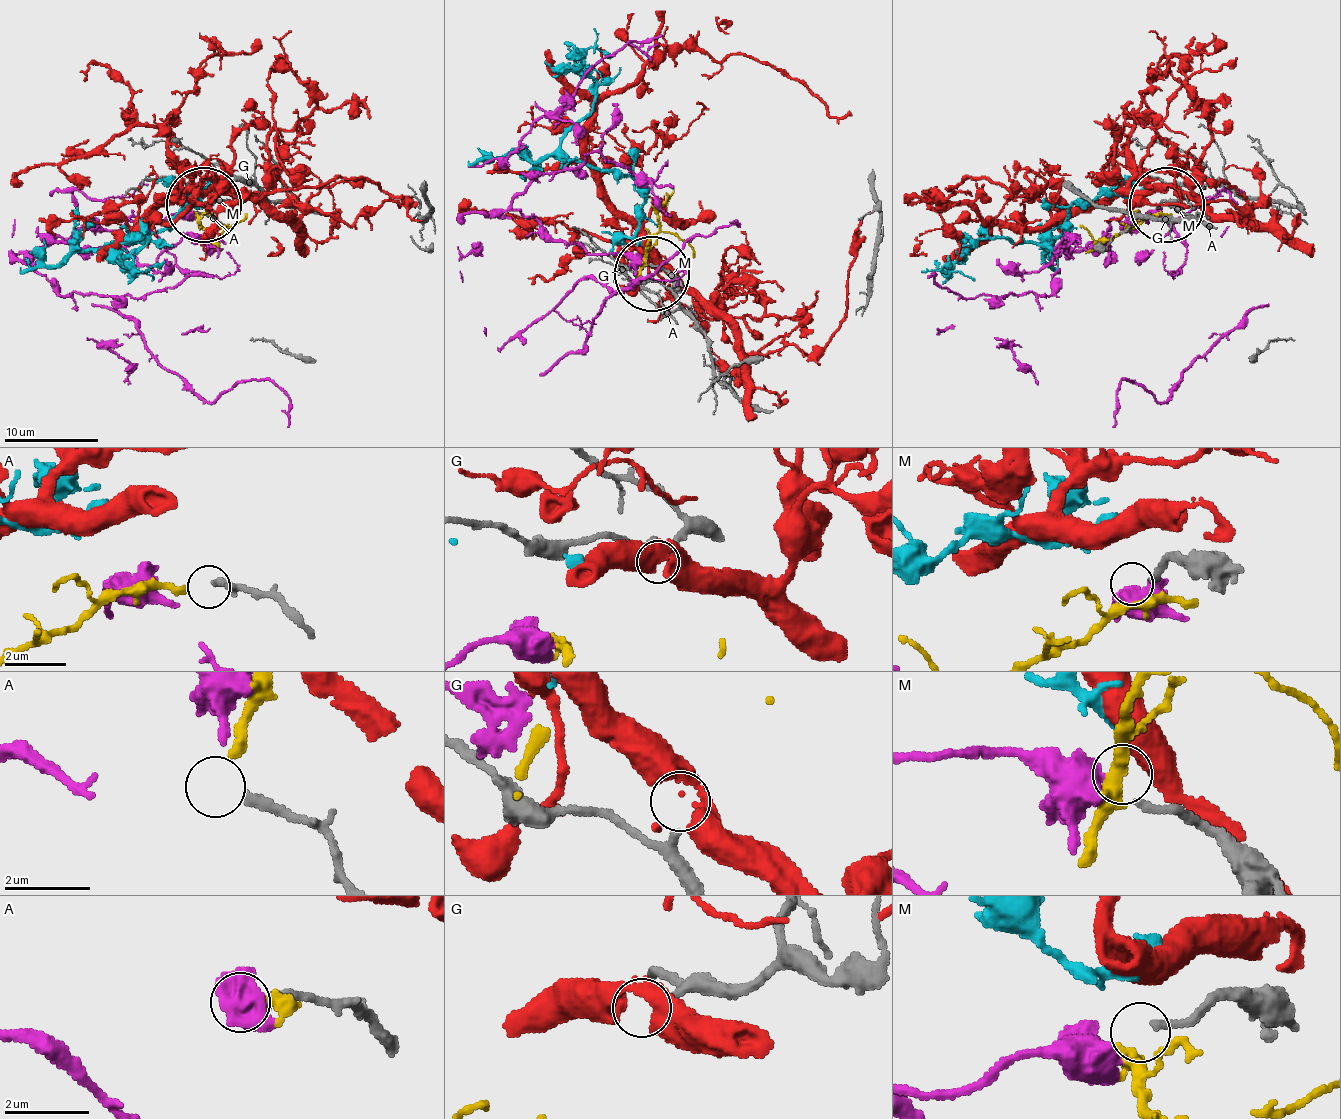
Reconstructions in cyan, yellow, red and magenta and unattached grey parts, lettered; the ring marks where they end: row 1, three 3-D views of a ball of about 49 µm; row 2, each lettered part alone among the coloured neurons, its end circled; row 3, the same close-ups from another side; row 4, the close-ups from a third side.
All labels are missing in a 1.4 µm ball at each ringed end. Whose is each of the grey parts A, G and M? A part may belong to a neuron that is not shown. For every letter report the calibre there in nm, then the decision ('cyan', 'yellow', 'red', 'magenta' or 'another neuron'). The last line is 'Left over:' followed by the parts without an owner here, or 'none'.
A: 240 nm | another neuron
G: 240 nm | another neuron
M: 170 nm | another neuron
Left over: A, G, M

